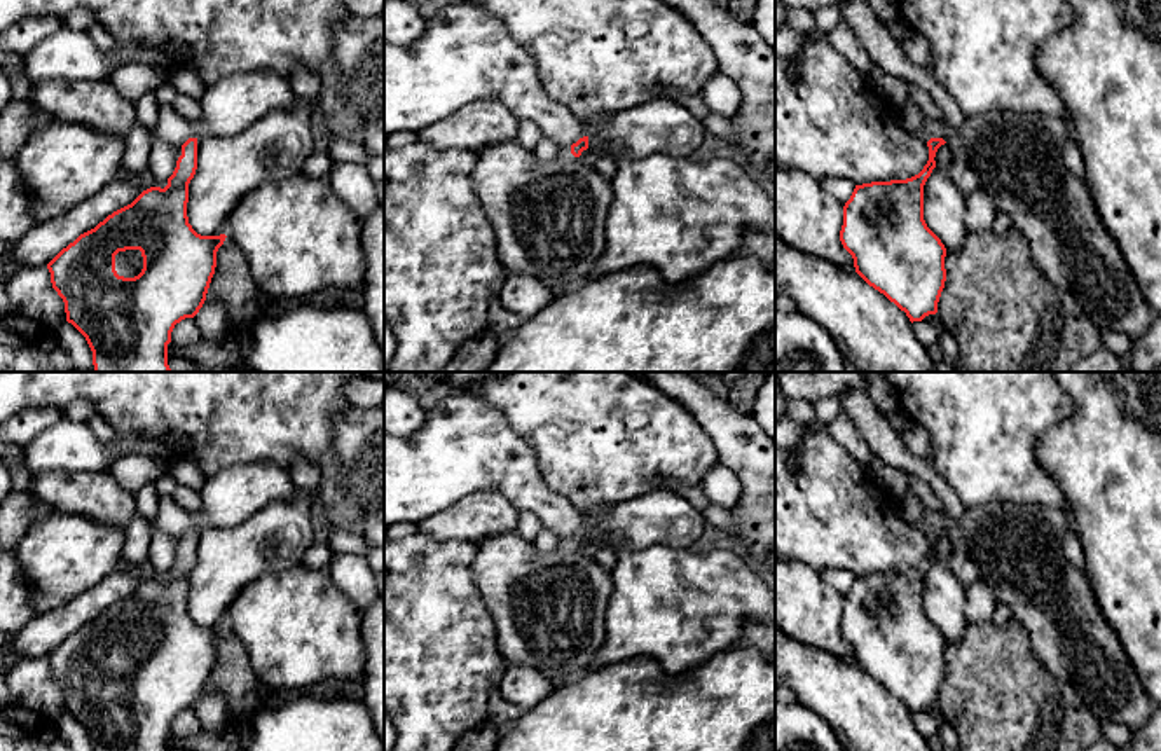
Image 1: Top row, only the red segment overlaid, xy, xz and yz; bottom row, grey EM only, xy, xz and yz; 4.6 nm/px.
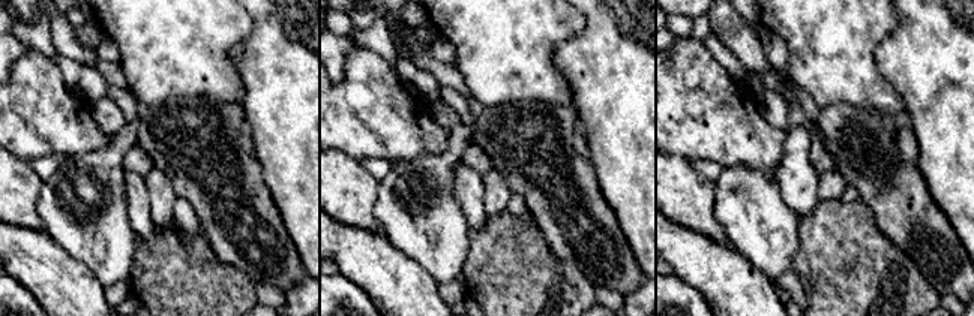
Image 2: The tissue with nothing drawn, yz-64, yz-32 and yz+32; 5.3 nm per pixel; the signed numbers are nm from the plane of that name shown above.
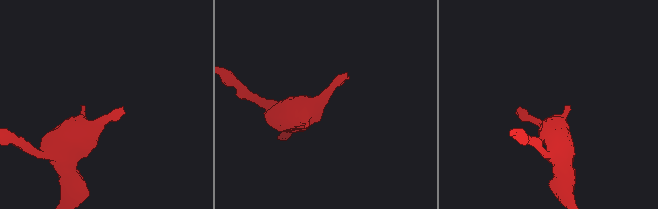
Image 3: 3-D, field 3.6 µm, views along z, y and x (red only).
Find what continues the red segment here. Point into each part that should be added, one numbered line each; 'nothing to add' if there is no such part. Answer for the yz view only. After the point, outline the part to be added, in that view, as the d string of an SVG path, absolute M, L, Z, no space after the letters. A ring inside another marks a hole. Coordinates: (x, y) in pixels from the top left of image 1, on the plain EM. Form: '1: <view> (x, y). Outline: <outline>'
nothing to add

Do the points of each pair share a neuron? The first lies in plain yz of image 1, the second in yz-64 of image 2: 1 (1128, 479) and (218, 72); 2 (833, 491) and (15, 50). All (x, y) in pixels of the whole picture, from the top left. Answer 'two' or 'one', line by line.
1: two
2: two

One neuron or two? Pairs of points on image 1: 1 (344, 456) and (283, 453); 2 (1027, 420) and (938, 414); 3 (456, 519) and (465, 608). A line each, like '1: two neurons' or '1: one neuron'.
1: two neurons
2: one neuron
3: two neurons

